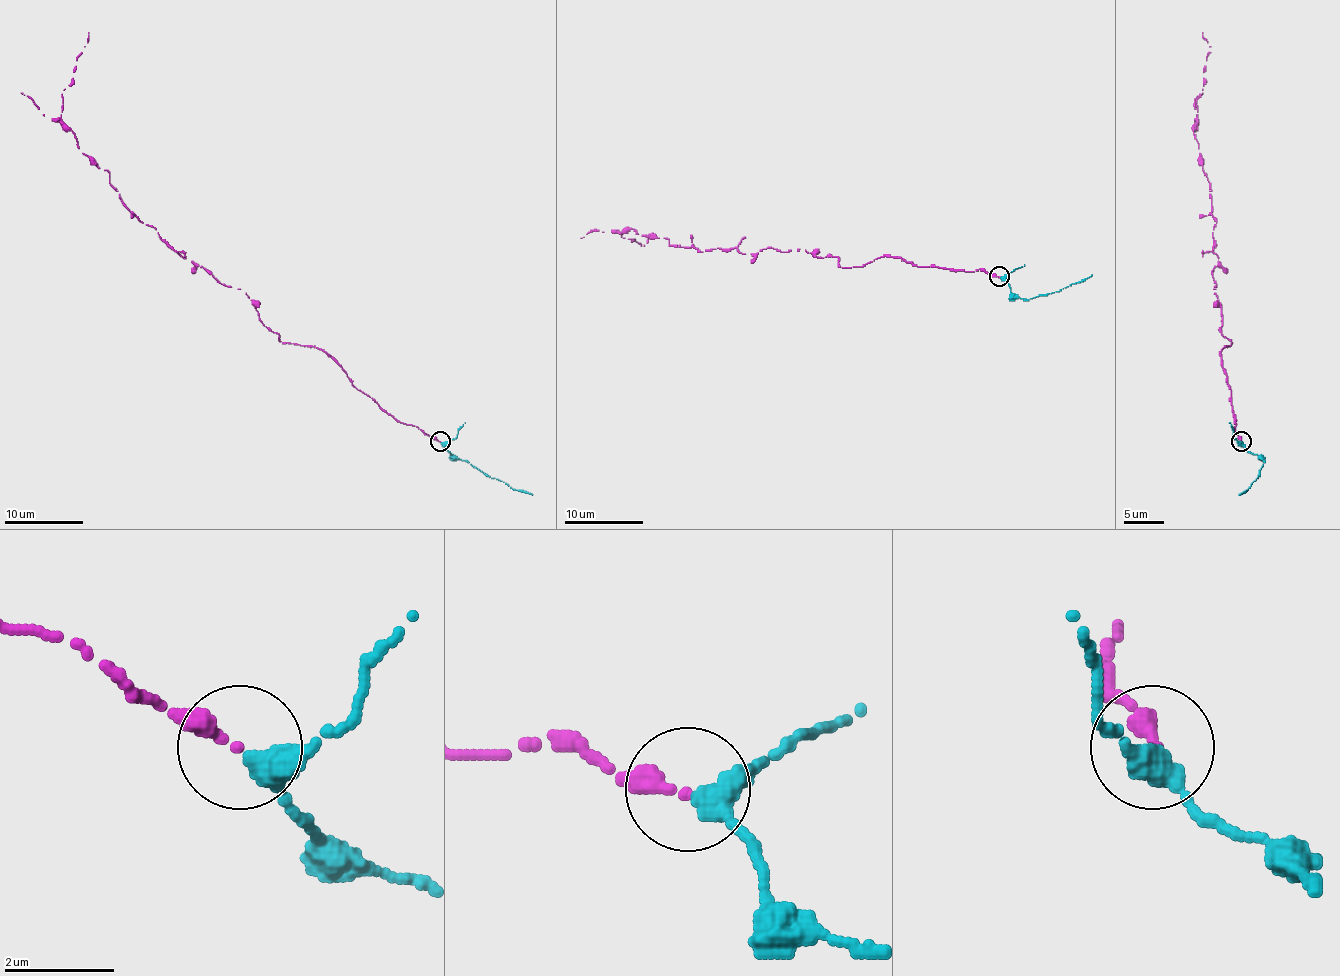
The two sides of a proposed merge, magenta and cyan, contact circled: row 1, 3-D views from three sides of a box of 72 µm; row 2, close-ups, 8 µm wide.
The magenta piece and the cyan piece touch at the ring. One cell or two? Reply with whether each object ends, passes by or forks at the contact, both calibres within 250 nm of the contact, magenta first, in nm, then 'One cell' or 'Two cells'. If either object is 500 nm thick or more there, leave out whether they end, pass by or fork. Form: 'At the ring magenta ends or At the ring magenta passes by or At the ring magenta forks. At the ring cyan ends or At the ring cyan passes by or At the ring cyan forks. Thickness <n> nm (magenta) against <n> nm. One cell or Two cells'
At the ring magenta ends. At the ring cyan passes by. Thickness 240 nm (magenta) against 340 nm. One cell

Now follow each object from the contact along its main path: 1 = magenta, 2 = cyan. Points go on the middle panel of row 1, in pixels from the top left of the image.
1: (999, 276), (884, 256), (840, 266), (836, 256), (805, 250), (700, 252), (648, 238)
2: (1001, 276), (1013, 294), (1027, 300), (1050, 294), (1092, 274)

